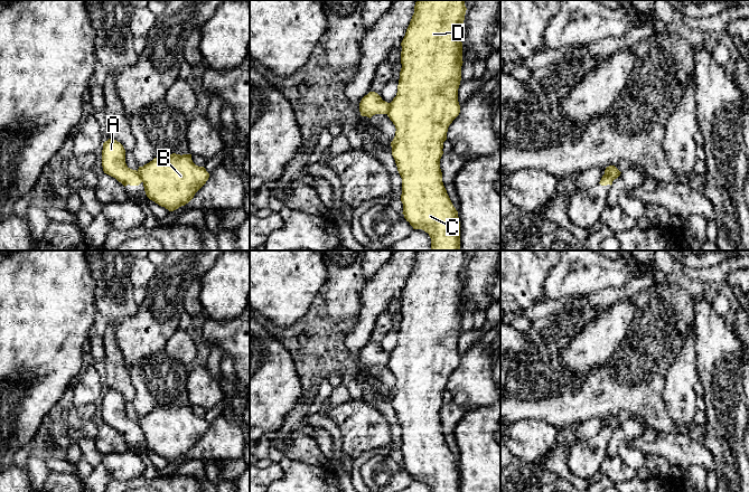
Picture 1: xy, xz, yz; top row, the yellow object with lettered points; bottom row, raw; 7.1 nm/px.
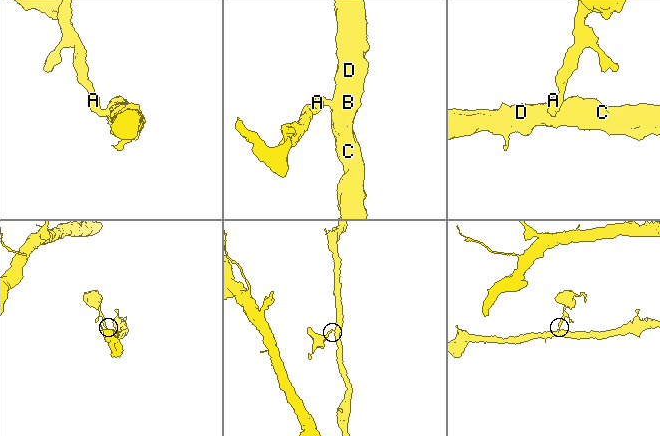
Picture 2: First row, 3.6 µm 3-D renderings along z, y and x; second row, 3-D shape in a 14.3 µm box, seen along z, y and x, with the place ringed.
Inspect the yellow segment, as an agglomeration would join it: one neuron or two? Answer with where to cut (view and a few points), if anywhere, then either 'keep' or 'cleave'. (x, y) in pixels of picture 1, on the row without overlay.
xy (137, 422), (142, 432) | cleave

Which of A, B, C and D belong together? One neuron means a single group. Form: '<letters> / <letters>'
A / B C D

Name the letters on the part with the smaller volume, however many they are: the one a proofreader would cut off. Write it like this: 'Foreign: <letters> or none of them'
Foreign: A

